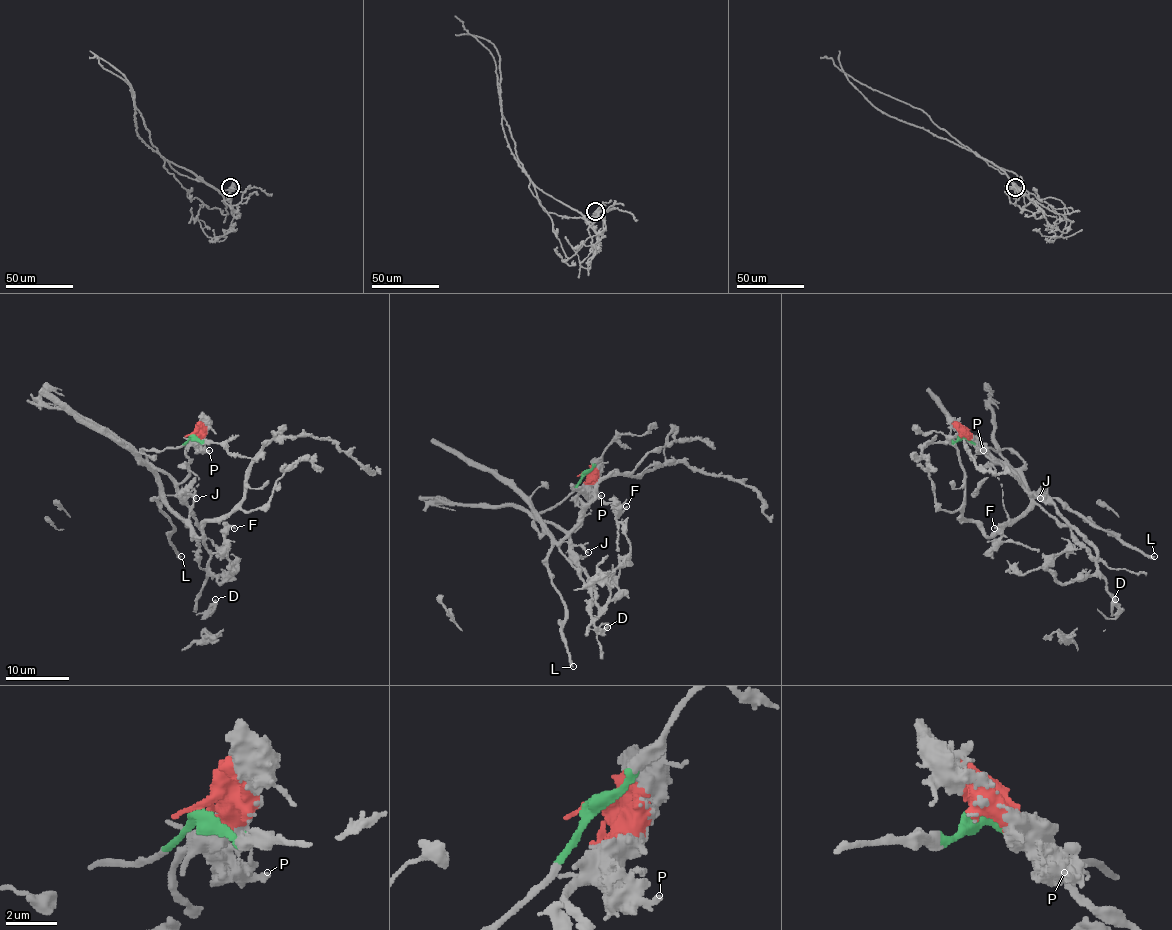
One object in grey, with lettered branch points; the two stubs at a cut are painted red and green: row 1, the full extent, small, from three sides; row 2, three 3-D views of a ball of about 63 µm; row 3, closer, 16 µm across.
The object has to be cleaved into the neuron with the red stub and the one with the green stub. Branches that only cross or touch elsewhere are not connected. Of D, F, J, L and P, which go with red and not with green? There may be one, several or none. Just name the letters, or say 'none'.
D, F, J, P

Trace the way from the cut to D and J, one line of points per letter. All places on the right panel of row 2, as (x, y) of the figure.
D: (962, 434), (1030, 492), (1042, 493), (1080, 533), (1096, 552), (1097, 573), (1116, 613), (1115, 599)
J: (962, 434), (965, 431), (992, 460), (1040, 498)

